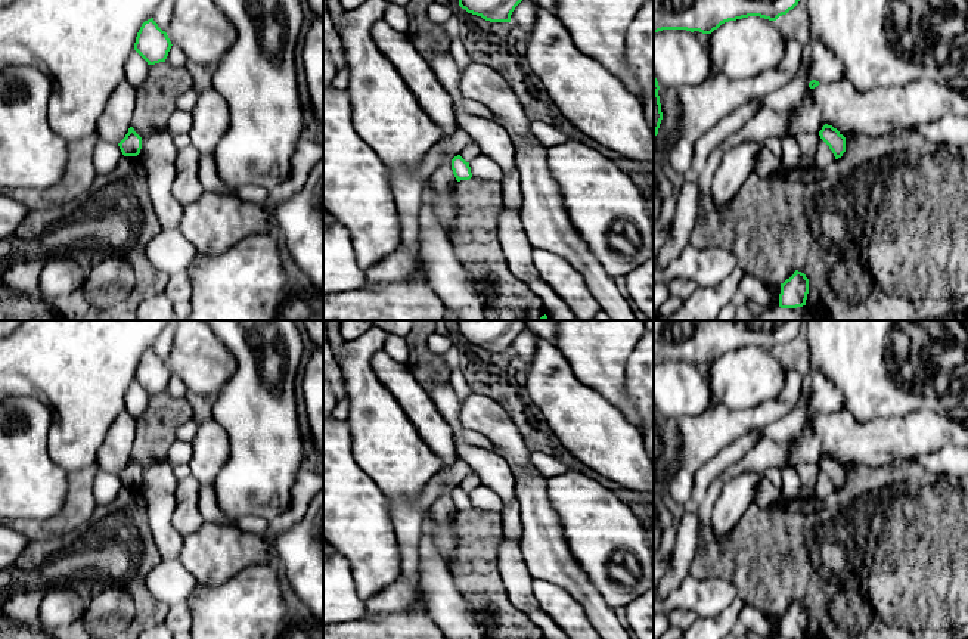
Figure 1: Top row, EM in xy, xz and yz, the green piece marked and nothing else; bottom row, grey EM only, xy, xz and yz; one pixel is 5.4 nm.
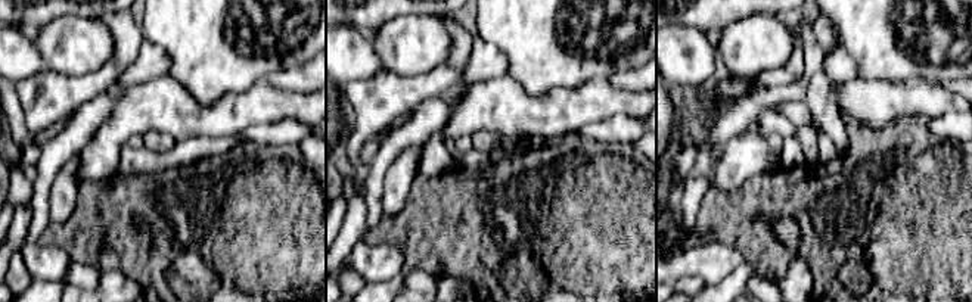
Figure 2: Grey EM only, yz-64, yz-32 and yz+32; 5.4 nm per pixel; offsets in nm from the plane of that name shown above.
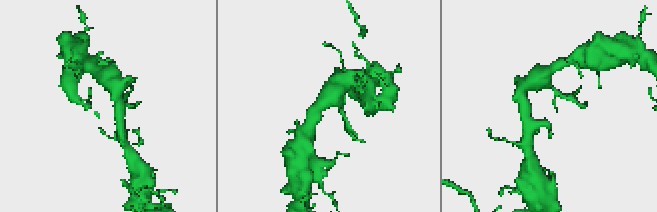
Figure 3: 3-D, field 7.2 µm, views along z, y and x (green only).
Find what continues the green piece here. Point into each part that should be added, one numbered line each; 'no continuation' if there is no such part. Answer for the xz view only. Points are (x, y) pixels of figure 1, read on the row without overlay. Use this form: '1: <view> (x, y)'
no continuation

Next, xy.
no continuation

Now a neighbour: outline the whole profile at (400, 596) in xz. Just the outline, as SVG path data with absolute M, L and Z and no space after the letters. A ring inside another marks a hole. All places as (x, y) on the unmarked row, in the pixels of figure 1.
M419 573L416 581L413 583L395 581L390 584L385 590L382 590L378 596L367 601L363 618L370 618L378 614L393 614L393 612L407 612L407 611L419 611L426 614L425 596L419 580Z

